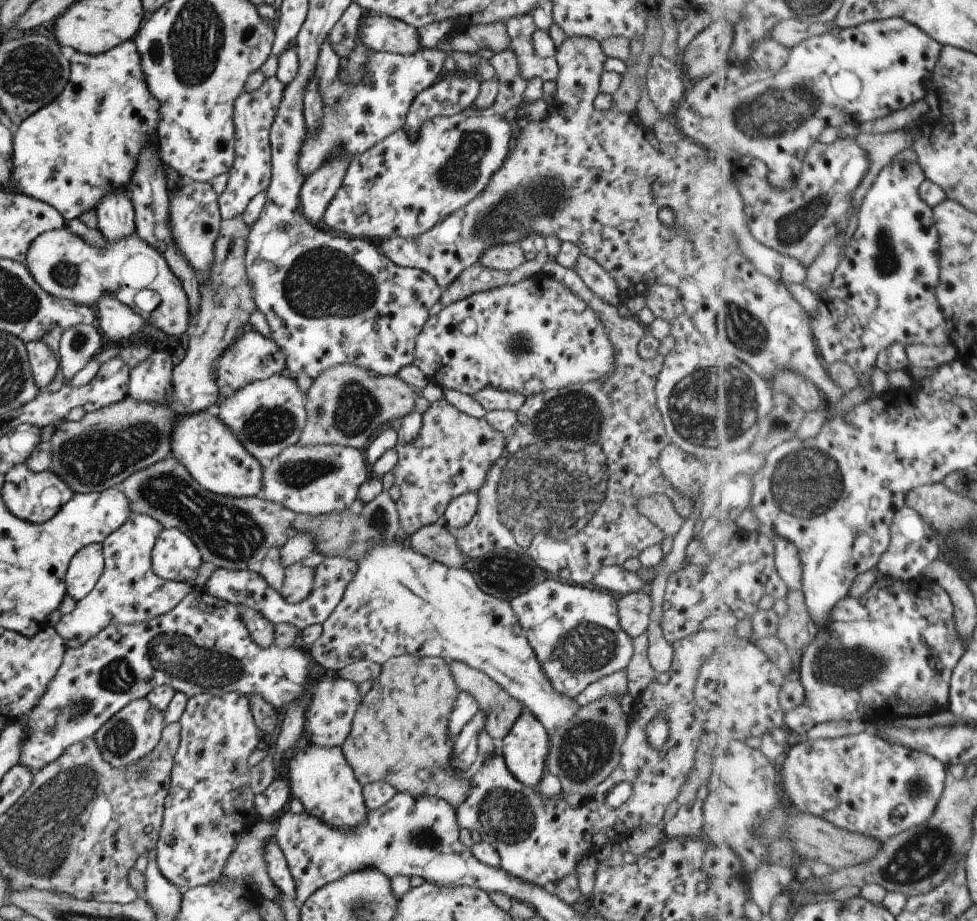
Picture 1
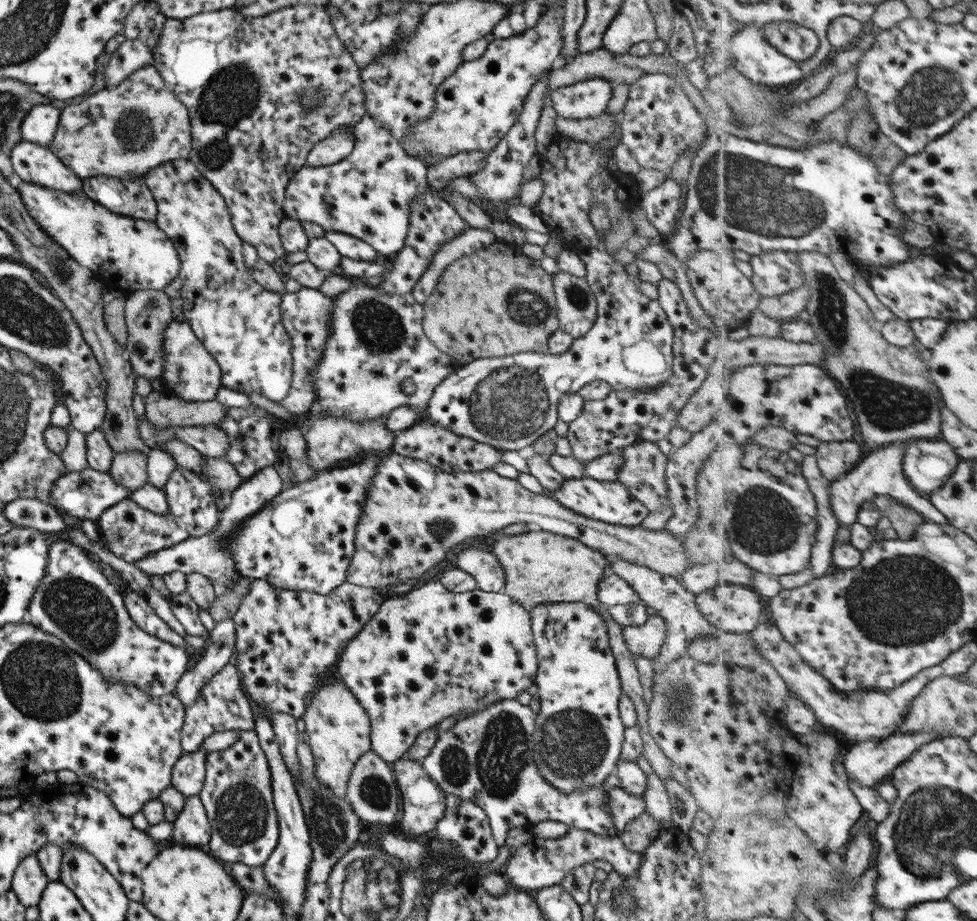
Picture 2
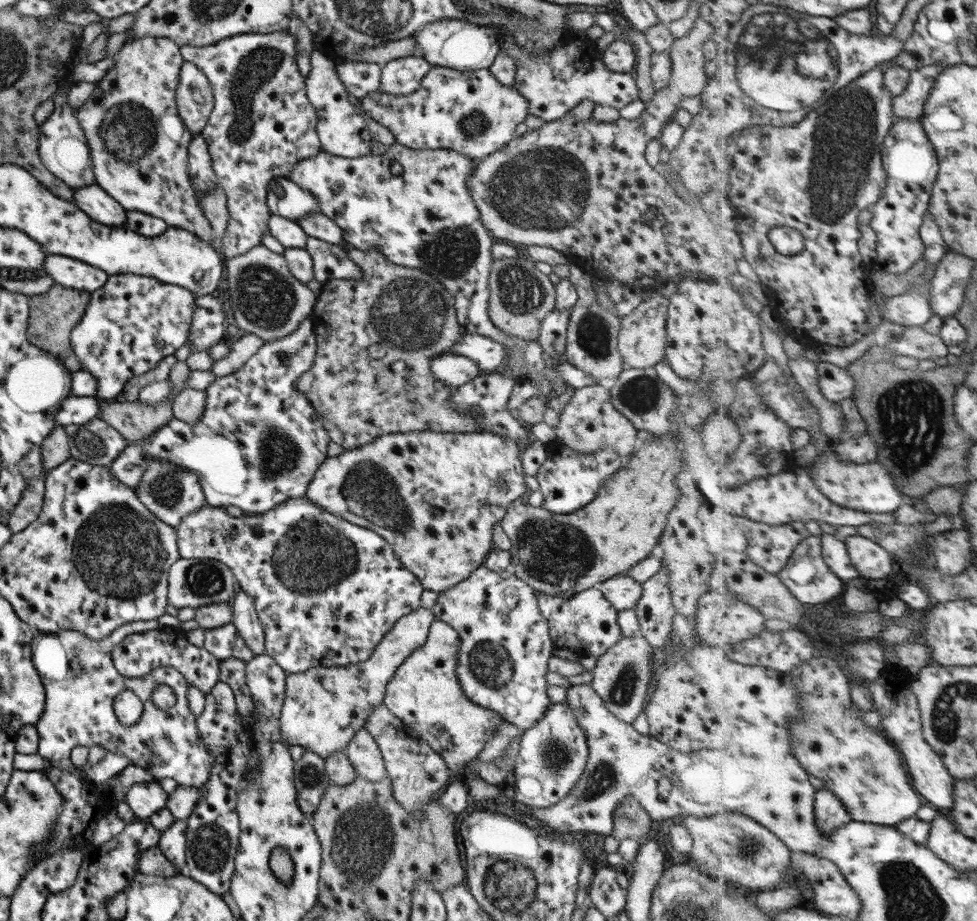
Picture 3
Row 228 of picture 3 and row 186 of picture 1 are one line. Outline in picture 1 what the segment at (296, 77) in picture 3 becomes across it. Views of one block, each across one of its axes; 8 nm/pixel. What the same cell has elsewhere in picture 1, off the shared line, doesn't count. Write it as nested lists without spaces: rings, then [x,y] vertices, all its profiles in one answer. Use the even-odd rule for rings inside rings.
[[[273,76],[266,78],[256,91],[246,93],[242,90],[234,100],[234,159],[226,173],[225,188],[217,199],[221,219],[230,219],[242,214],[253,196],[268,187],[271,176],[268,134],[283,91],[284,84]]]

